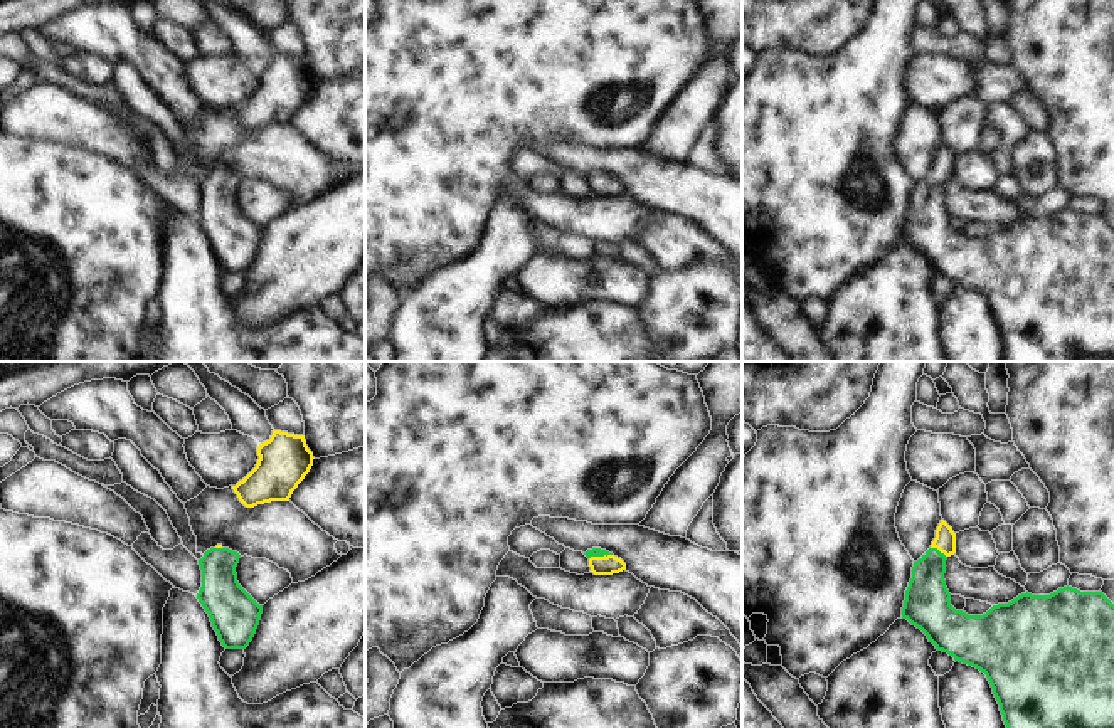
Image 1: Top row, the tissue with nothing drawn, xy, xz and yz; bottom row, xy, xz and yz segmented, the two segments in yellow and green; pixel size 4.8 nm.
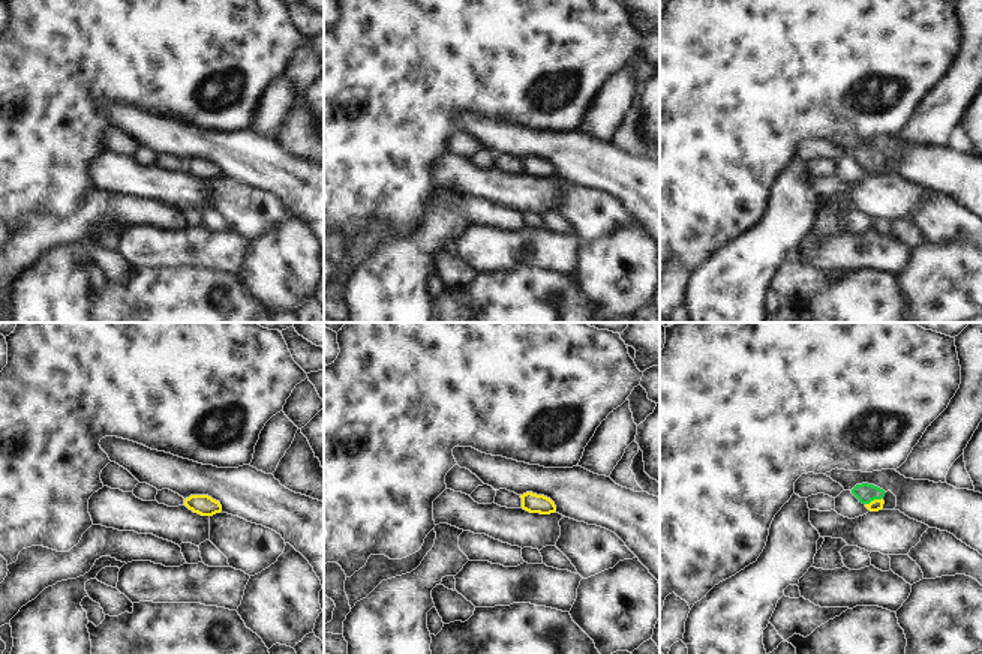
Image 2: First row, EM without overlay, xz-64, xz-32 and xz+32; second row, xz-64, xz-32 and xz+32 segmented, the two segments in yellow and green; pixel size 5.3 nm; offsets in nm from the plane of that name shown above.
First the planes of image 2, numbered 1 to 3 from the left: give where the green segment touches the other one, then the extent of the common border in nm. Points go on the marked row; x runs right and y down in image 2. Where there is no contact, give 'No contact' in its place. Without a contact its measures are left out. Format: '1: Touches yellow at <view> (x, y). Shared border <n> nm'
1: No contact
2: No contact
3: Touches yellow at xz+32 (873, 501). Shared border 100 nm.

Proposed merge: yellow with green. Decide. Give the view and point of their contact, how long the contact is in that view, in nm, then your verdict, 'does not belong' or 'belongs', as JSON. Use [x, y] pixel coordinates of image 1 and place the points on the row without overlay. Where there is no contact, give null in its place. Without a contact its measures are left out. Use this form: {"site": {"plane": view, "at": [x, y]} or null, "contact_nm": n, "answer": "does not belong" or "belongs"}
{"site": {"plane": "xz", "at": [599, 180]}, "contact_nm": 110, "answer": "belongs"}

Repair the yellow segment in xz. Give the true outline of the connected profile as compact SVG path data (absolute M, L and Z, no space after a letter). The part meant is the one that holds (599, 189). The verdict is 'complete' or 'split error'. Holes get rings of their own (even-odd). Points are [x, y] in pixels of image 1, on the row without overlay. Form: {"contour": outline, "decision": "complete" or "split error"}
{"contour": "M592 171L584 177L594 198L613 198L626 193L626 187L613 177Z", "decision": "split error"}

